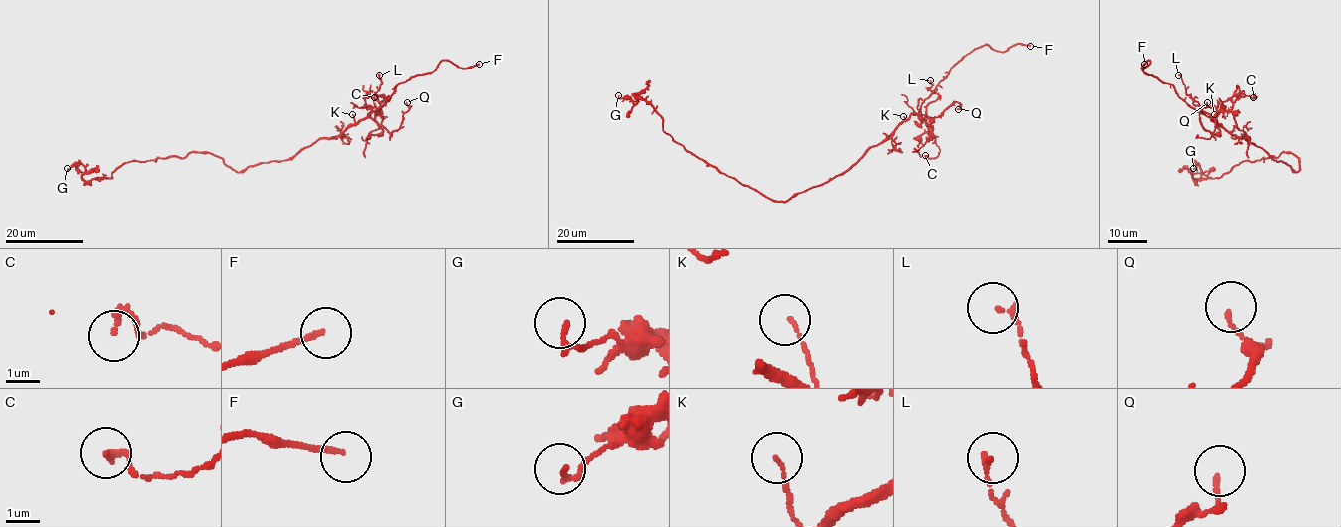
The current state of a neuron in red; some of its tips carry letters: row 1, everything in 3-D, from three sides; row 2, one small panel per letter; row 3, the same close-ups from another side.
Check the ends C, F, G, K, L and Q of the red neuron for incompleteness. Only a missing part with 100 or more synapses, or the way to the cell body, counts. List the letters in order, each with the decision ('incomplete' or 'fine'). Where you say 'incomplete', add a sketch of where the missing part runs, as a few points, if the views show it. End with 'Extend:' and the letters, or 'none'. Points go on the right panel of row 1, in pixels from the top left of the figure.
C: fine
F: incomplete; course (1144, 64), (1145, 44), (1142, 40)
G: fine
K: fine
L: fine
Q: fine
Extend: F

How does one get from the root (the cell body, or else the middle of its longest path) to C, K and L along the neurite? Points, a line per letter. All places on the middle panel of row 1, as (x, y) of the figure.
C: (823, 183), (842, 175), (869, 149), (885, 141), (913, 113), (927, 123), (939, 149), (935, 157), (925, 155)
K: (823, 183), (842, 175), (869, 149), (885, 141), (905, 121), (903, 116)
L: (823, 183), (842, 175), (913, 113), (923, 118), (927, 105), (938, 95), (927, 88), (932, 85), (930, 80)

